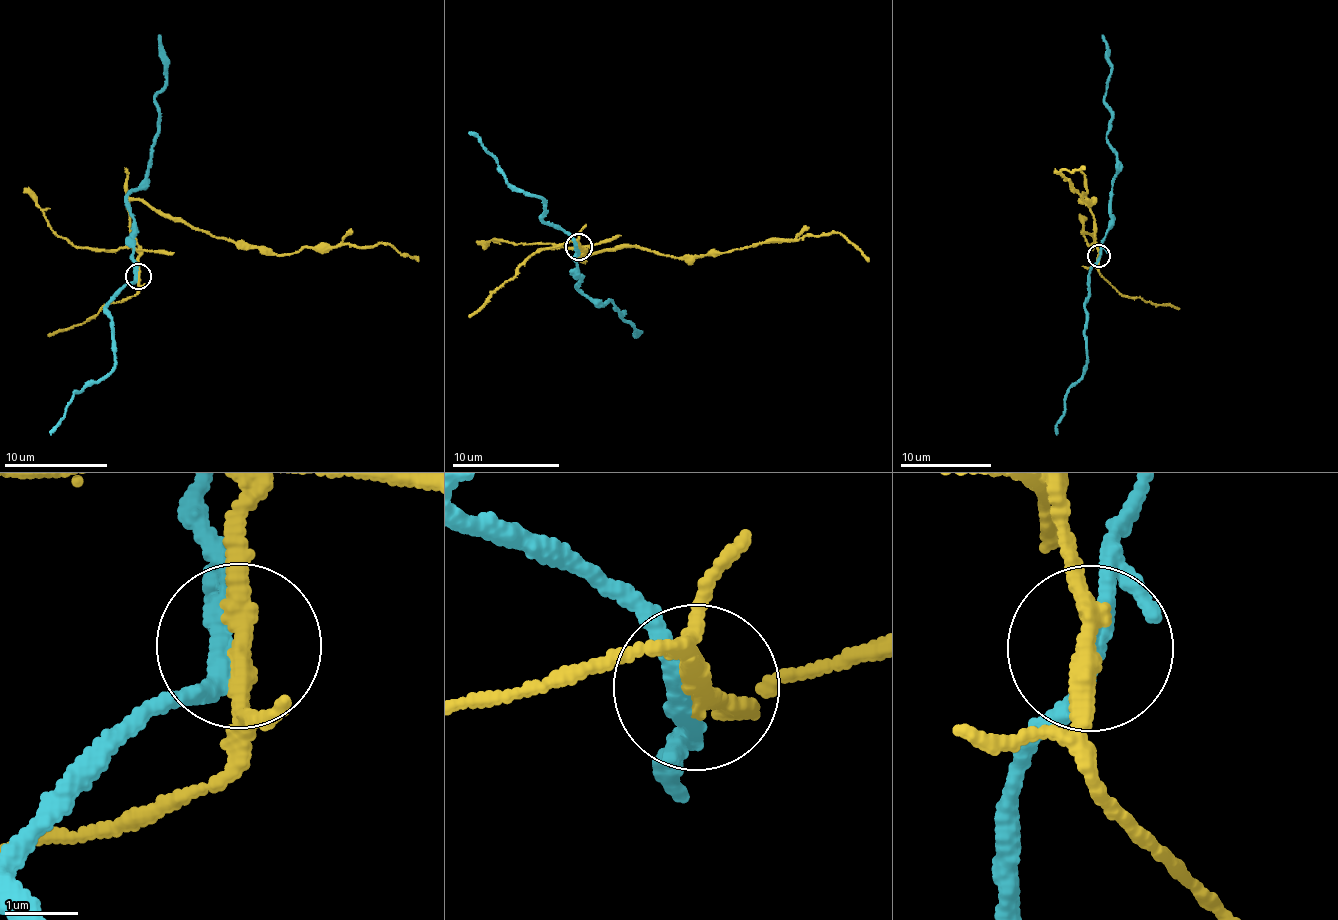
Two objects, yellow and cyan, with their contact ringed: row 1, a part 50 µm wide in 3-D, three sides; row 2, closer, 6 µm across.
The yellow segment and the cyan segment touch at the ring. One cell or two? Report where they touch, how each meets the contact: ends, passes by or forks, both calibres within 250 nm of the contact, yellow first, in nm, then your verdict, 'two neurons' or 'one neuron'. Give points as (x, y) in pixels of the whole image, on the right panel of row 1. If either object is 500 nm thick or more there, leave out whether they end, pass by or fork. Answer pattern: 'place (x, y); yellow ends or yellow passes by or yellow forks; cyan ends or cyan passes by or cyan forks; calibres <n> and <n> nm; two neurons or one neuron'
place (1099, 256); yellow passes by; cyan passes by; calibres 280 and 240 nm; two neurons

